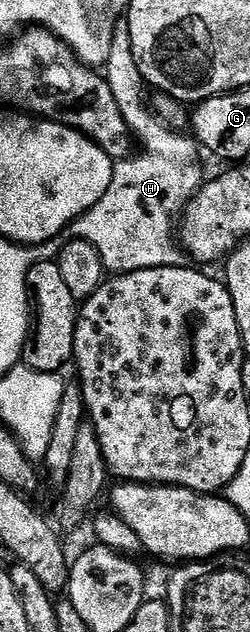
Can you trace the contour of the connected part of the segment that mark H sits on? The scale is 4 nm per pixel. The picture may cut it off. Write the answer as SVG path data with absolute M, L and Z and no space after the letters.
M121 18L115 25L115 33L111 39L111 53L108 55L107 65L104 66L103 76L111 87L111 95L115 95L119 103L125 122L135 134L136 144L137 141L141 144L142 153L134 152L114 164L111 187L107 187L107 195L103 195L103 199L99 199L99 203L95 203L91 211L87 211L78 221L73 222L72 236L78 241L86 241L91 247L95 247L95 251L99 251L99 259L103 259L106 270L113 275L143 271L151 267L185 265L187 257L179 244L179 218L185 212L185 206L188 205L189 200L197 194L203 184L203 176L201 177L203 153L192 136L169 128L153 112L147 97L145 101L147 86L138 64L135 63L134 52L131 51L128 18Z

